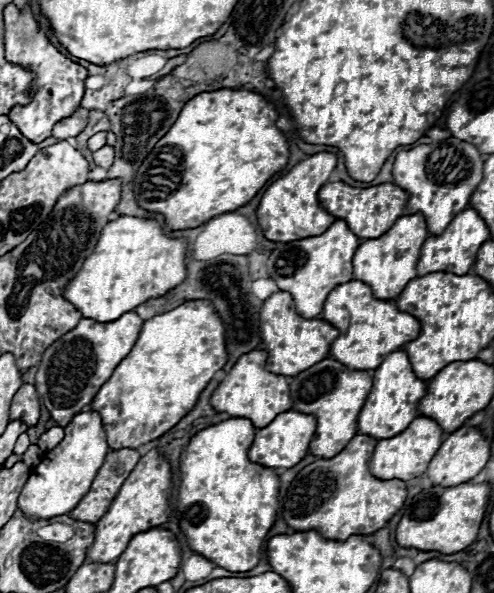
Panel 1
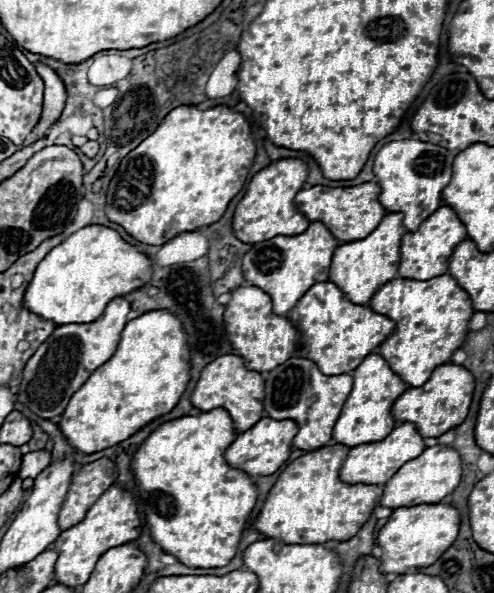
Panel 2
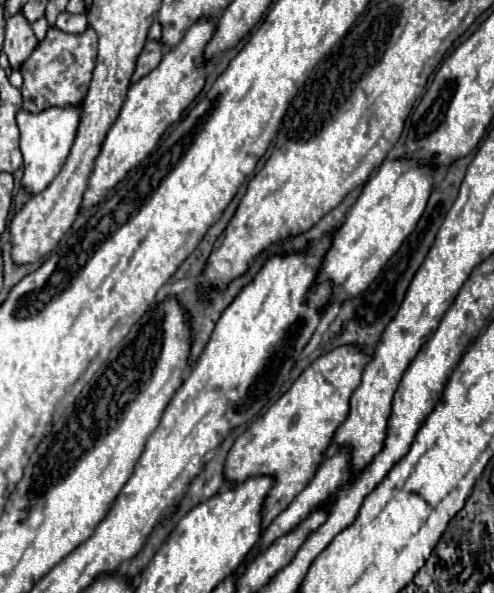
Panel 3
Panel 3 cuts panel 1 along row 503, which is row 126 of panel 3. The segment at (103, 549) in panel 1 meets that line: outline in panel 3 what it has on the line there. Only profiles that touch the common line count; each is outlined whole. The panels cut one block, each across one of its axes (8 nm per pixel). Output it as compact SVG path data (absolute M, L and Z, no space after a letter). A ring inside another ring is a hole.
M202 16L186 32L182 42L162 56L162 62L148 76L130 86L120 116L110 128L102 144L102 152L96 158L88 190L84 192L82 208L90 208L102 202L108 190L114 188L132 168L136 168L154 150L164 130L170 124L174 124L200 94L206 82L206 64L208 64L208 58L204 58L204 46L208 46L208 38L212 38L212 26L216 26L214 18Z

